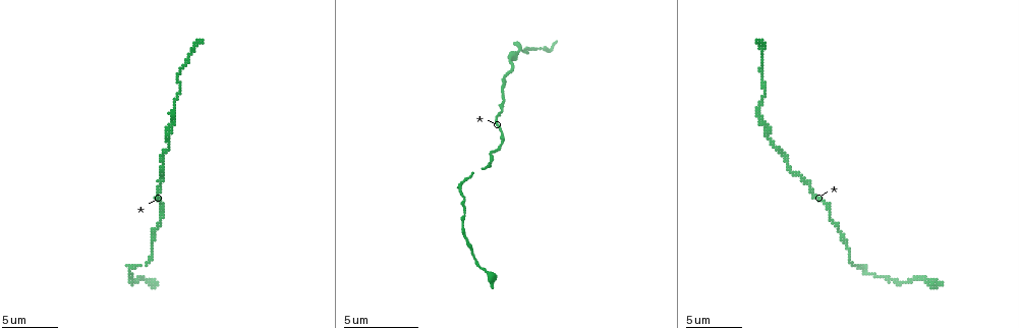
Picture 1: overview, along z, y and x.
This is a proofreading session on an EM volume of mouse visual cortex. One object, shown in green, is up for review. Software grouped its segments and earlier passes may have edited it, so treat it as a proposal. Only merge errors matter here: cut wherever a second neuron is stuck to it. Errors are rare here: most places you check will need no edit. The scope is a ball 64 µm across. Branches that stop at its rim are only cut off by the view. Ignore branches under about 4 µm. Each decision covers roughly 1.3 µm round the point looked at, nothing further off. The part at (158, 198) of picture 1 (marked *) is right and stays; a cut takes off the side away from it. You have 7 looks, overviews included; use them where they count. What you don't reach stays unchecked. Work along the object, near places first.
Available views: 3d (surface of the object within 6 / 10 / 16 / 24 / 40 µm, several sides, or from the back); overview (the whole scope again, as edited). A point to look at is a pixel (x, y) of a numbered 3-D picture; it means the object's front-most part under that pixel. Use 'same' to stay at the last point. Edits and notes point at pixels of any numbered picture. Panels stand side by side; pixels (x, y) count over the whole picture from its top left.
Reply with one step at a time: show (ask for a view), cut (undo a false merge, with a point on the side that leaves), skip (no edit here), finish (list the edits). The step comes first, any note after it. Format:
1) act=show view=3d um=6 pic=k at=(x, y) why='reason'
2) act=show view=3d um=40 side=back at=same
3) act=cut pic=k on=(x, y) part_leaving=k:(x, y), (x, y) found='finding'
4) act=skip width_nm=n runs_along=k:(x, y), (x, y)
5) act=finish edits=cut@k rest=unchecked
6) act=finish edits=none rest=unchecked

act=show view=3d um=10 pic=1 at=(162, 219) why='a narrow waist'

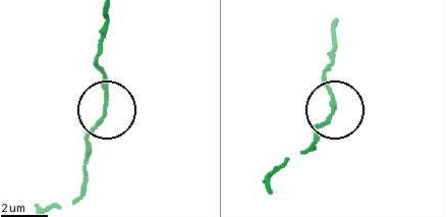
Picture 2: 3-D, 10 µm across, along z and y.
act=skip width_nm=110 runs_along=2:(325, 86), (337, 107), (322, 122), (316, 140) found='continuous, no second neuron'

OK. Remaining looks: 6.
act=show view=3d um=16 pic=1 at=(173, 112) why='calibre changes'

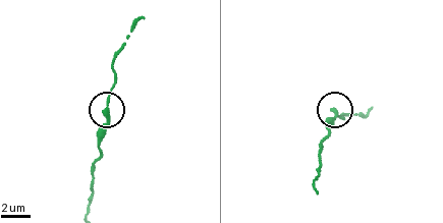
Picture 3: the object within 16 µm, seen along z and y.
act=skip runs_along=3:(88, 206), (115, 72) found='continuous, no second neuron'

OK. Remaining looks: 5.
act=show view=3d um=6 pic=1 at=(477, 262) why='thick turns thin'

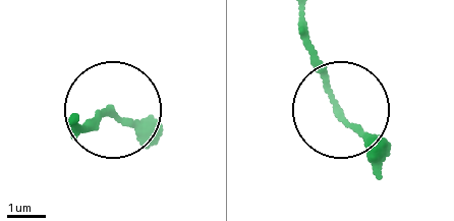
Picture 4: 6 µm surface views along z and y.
act=skip width_nm=150 found='continuous, no second neuron'

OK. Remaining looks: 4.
act=finish edits=none rest=unchecked

